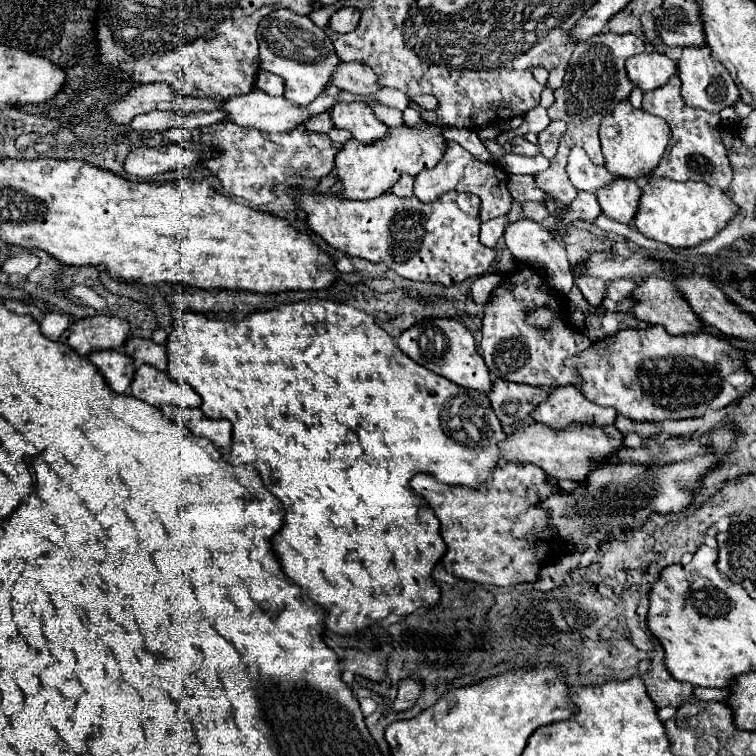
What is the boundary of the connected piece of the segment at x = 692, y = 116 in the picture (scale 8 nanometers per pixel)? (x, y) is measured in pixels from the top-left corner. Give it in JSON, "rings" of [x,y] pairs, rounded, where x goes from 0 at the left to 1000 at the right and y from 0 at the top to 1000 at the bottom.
{"rings":[[[894,98],[884,106],[884,111],[868,116],[865,122],[852,122],[849,146],[878,156],[889,172],[889,185],[884,190],[884,198],[876,214],[870,217],[870,222],[865,222],[862,233],[886,235],[894,241],[905,241],[905,238],[934,241],[952,251],[963,249],[963,243],[968,241],[968,222],[960,206],[960,196],[958,190],[952,190],[952,172],[950,172],[952,151],[939,151],[931,148],[929,143],[910,140],[899,127],[899,103]]]}

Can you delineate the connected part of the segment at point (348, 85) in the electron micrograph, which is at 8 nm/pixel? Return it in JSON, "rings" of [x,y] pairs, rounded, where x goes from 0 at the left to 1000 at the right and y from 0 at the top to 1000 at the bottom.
{"rings":[[[450,82],[439,98],[439,111],[479,127],[487,127],[487,124],[495,124],[495,119],[503,119],[492,90],[476,82]]]}

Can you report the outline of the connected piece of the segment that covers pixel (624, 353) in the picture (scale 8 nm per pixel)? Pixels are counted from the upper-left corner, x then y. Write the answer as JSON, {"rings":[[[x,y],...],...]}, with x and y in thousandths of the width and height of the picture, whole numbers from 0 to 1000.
{"rings":[[[857,431],[852,437],[820,437],[812,444],[802,444],[799,450],[786,452],[772,466],[759,468],[746,481],[765,489],[770,497],[770,508],[765,508],[765,513],[780,532],[791,532],[794,537],[812,537],[817,548],[841,558],[931,550],[934,542],[952,542],[981,526],[997,505],[997,497],[987,489],[981,466],[960,450],[952,450],[939,439],[889,444],[876,431]]]}

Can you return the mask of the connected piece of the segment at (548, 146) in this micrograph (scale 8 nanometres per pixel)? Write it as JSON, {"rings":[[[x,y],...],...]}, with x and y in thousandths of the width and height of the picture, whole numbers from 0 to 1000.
{"rings":[[[733,159],[725,164],[722,172],[717,172],[712,177],[712,193],[714,193],[714,201],[722,206],[722,209],[730,209],[735,204],[735,196],[738,196],[738,185],[743,183],[743,177],[749,175],[749,164],[743,159]]]}

